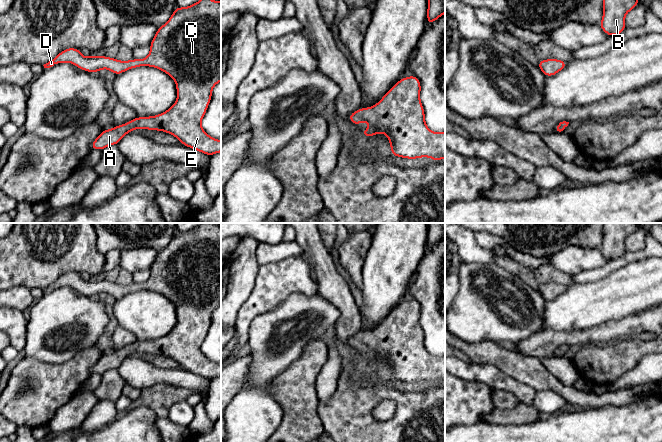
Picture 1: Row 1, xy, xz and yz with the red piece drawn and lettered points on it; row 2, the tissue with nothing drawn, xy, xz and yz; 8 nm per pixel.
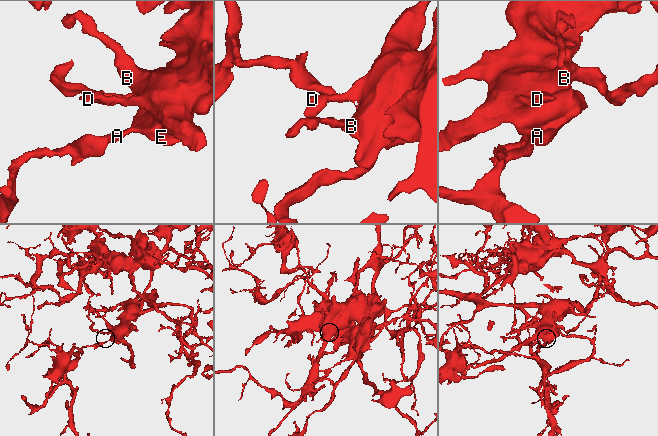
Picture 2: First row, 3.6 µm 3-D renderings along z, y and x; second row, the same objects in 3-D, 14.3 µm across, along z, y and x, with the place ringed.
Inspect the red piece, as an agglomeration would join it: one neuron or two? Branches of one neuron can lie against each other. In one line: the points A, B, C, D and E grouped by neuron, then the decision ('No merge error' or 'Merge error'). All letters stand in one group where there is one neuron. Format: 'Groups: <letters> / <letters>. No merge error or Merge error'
Groups: A B C D E. No merge error

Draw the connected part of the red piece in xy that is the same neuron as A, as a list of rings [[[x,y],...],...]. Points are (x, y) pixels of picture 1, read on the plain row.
[[[201,223],[187,231],[176,231],[170,243],[158,252],[149,270],[151,274],[146,282],[129,285],[119,285],[104,279],[84,281],[80,273],[66,272],[43,290],[50,292],[69,286],[87,296],[97,297],[101,293],[108,293],[116,300],[132,292],[149,290],[162,294],[175,305],[177,324],[168,334],[156,340],[136,341],[110,354],[103,353],[91,368],[91,374],[102,375],[107,370],[117,369],[126,358],[135,353],[147,353],[172,358],[181,368],[208,380],[221,376],[221,364],[212,362],[201,351],[213,311],[221,305],[221,225]]]

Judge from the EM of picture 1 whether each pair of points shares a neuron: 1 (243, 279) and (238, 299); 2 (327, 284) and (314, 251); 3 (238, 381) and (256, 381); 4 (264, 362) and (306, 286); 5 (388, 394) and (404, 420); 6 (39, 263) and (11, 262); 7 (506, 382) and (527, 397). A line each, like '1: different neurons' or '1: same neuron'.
1: same neuron
2: same neuron
3: different neurons
4: different neurons
5: same neuron
6: same neuron
7: same neuron

